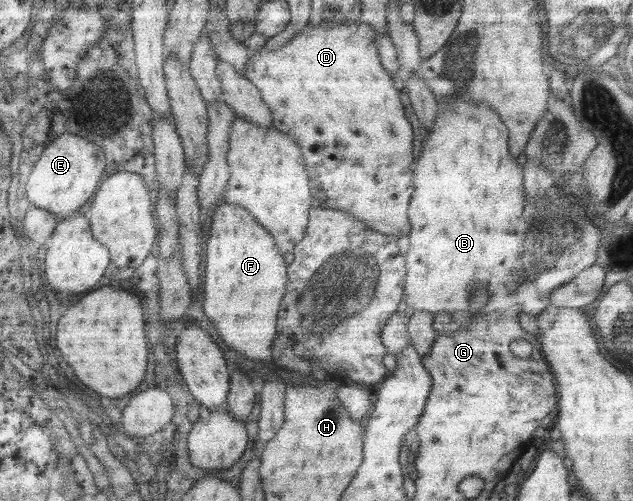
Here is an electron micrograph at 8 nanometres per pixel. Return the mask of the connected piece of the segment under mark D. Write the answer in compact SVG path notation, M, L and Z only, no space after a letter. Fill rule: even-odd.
M353 17L346 23L341 23L333 27L313 27L307 24L290 41L281 45L278 49L268 51L266 48L258 48L251 51L249 60L245 64L242 76L244 76L259 92L261 101L267 106L271 113L271 126L282 131L283 134L290 136L299 146L303 159L303 168L307 172L310 192L313 198L320 203L325 203L327 208L337 211L343 211L353 216L355 219L363 222L365 227L379 232L381 235L392 235L396 238L403 237L409 233L410 225L407 219L407 206L409 198L413 192L413 171L409 165L413 162L411 154L411 141L413 129L409 127L407 119L403 117L403 104L399 100L399 91L393 87L393 81L389 73L381 67L377 51L374 45L374 31L365 23L359 20L359 17Z

